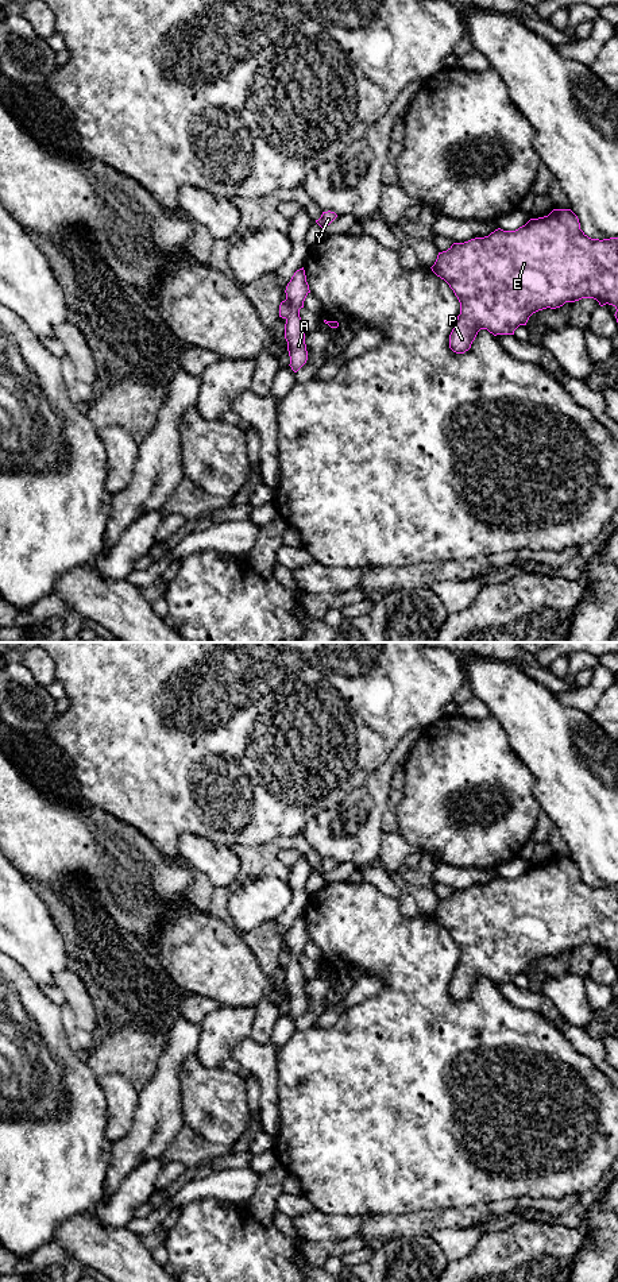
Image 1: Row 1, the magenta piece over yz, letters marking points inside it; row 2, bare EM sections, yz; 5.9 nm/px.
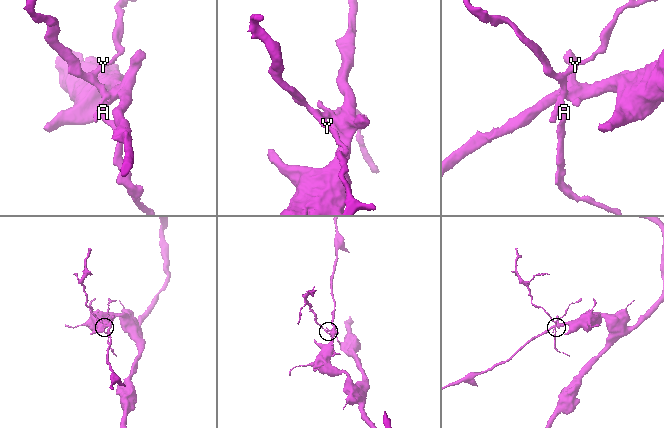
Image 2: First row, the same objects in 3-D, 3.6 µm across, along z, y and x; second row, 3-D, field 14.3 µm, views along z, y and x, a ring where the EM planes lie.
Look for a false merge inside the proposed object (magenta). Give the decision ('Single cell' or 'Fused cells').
Fused cells

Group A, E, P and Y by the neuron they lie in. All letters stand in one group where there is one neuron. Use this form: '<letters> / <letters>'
A Y / E P

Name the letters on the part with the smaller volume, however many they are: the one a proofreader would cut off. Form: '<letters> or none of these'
A, Y

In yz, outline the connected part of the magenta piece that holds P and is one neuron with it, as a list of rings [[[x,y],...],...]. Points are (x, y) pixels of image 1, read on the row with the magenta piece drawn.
[[[553,209],[548,216],[530,219],[515,231],[498,228],[488,236],[453,243],[447,251],[439,252],[430,269],[449,285],[460,302],[460,314],[449,335],[449,348],[456,354],[468,351],[480,329],[487,329],[494,336],[514,335],[519,325],[526,325],[533,313],[582,298],[594,298],[600,306],[613,305],[618,323],[618,238],[588,238],[571,209]]]

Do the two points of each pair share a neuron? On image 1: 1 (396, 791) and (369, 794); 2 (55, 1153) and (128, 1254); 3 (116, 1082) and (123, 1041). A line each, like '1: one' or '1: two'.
1: two
2: two
3: two

